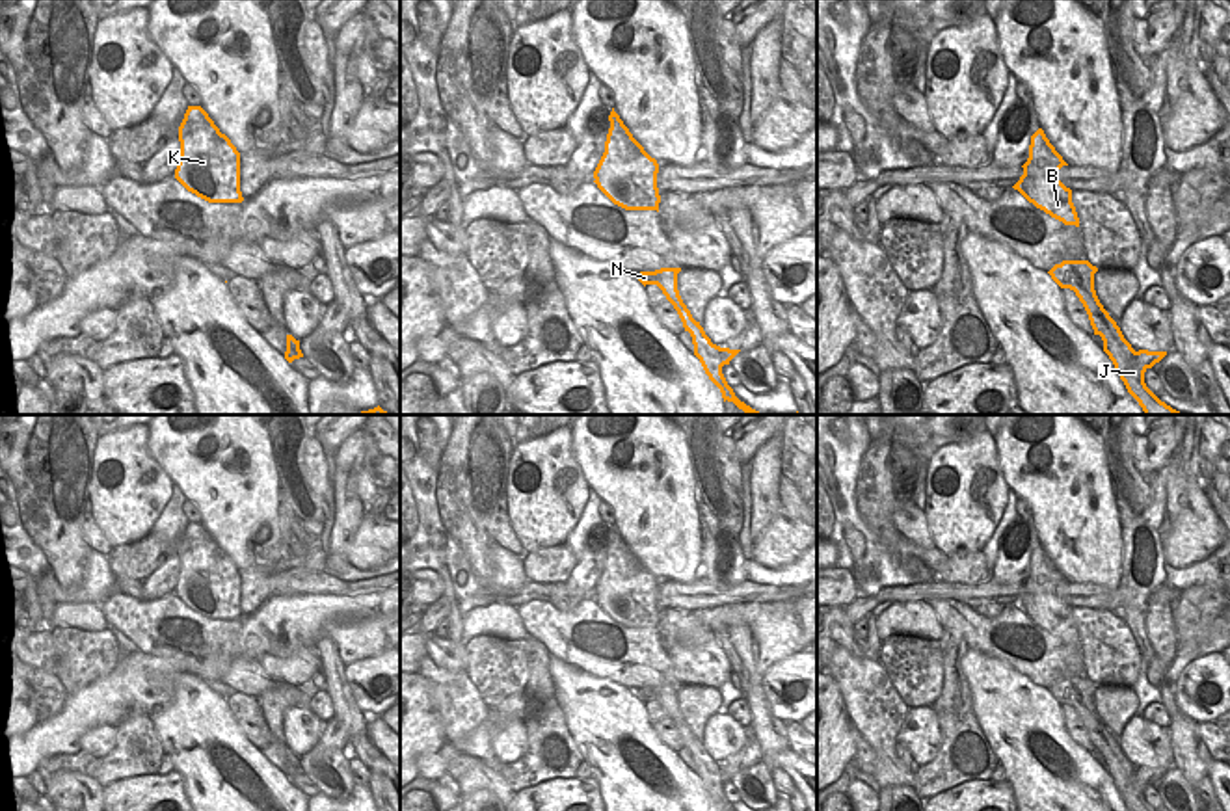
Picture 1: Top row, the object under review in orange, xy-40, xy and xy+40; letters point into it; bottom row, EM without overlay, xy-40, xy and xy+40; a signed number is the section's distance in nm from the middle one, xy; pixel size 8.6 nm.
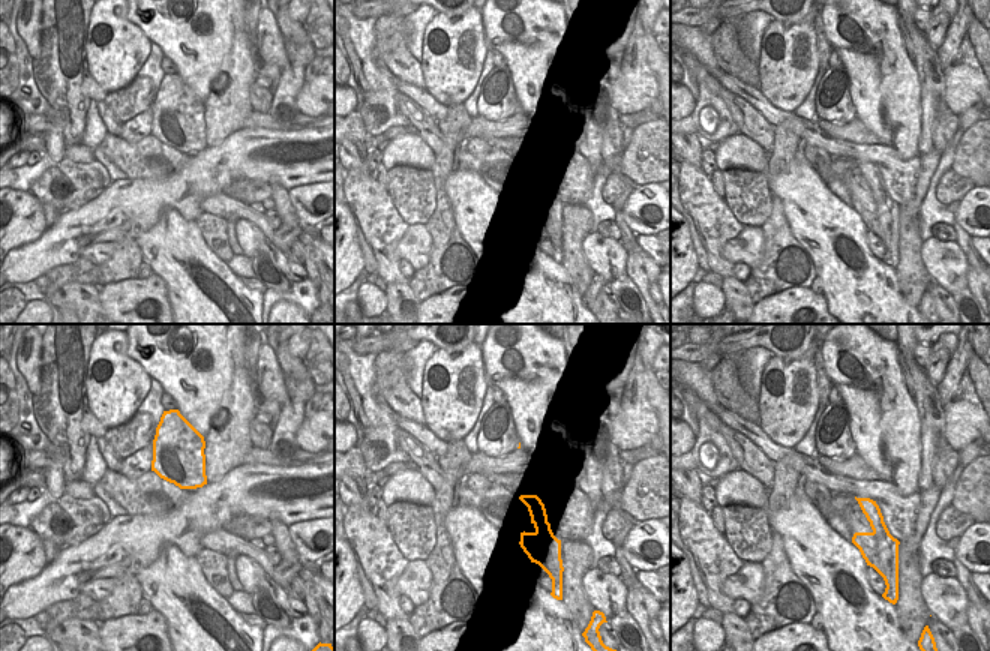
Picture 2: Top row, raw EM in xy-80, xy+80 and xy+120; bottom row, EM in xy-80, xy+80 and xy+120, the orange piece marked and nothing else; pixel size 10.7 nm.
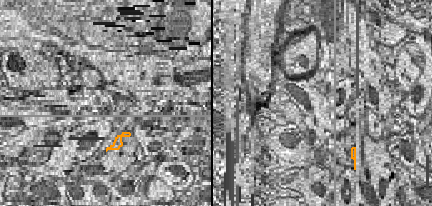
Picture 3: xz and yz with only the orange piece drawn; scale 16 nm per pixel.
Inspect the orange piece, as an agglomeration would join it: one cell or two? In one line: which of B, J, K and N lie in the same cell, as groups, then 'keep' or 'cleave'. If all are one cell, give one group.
B K N / J | cleave

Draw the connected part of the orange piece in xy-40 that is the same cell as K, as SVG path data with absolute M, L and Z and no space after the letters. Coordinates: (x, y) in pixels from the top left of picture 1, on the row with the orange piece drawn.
M188 106L179 126L175 179L208 203L242 203L240 153L201 106Z

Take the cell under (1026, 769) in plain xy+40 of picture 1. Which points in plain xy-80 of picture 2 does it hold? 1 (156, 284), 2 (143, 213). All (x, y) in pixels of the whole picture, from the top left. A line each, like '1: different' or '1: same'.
1: different
2: different

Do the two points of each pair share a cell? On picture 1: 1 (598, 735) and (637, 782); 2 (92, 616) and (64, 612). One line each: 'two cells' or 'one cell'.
1: one cell
2: one cell

